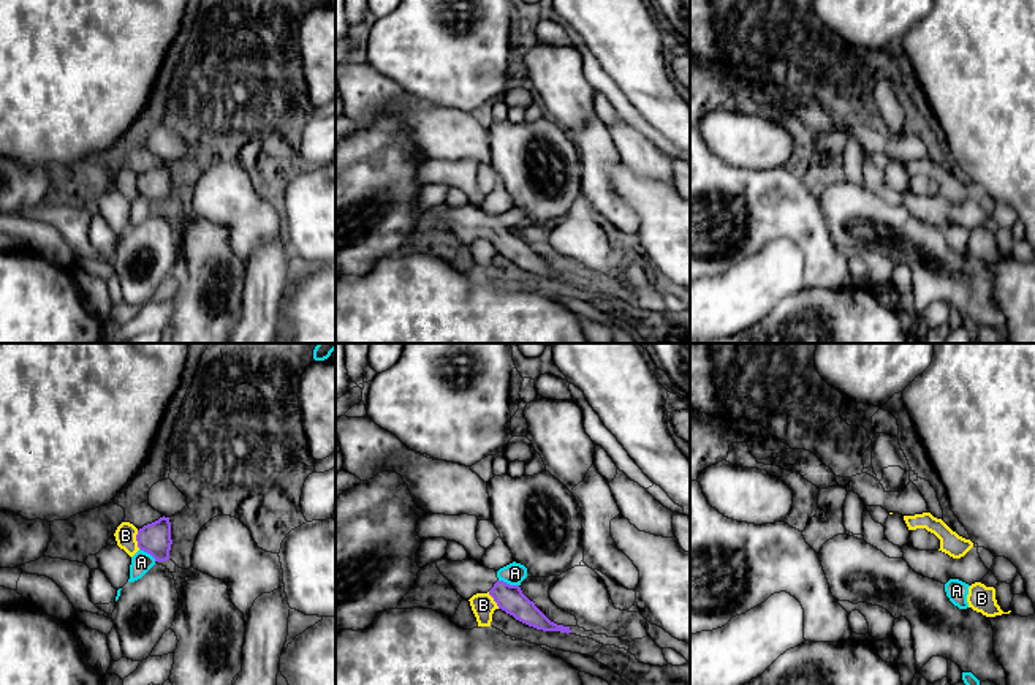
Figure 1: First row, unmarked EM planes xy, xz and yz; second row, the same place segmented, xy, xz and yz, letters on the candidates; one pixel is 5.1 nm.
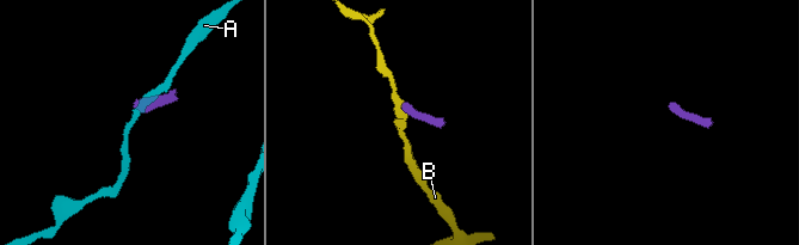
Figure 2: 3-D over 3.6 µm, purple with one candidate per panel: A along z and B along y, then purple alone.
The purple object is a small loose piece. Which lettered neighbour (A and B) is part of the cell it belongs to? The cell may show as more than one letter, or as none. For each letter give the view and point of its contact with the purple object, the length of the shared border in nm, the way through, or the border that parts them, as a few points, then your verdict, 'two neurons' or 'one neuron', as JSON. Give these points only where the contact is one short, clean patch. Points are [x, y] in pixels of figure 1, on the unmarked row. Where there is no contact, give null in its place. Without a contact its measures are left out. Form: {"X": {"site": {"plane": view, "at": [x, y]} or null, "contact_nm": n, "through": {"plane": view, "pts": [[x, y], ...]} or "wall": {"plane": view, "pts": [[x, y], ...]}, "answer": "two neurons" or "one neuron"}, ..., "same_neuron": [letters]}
{"A": {"site": {"plane": "xz", "at": [508, 230]}, "contact_nm": 110, "wall": {"plane": "xz", "pts": [[499, 225], [518, 231]]}, "answer": "two neurons"}, "B": {"site": {"plane": "xy", "at": [136, 185]}, "contact_nm": 100, "wall": {"plane": "xy", "pts": [[136, 176], [136, 190], [140, 193]]}, "answer": "two neurons"}, "same_neuron": []}

